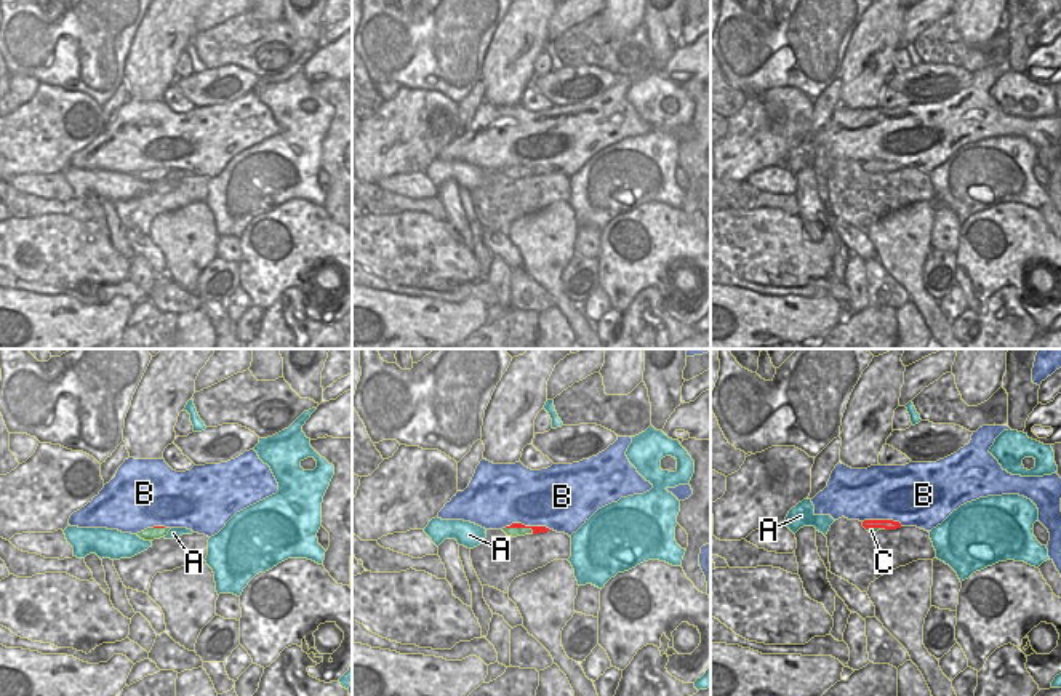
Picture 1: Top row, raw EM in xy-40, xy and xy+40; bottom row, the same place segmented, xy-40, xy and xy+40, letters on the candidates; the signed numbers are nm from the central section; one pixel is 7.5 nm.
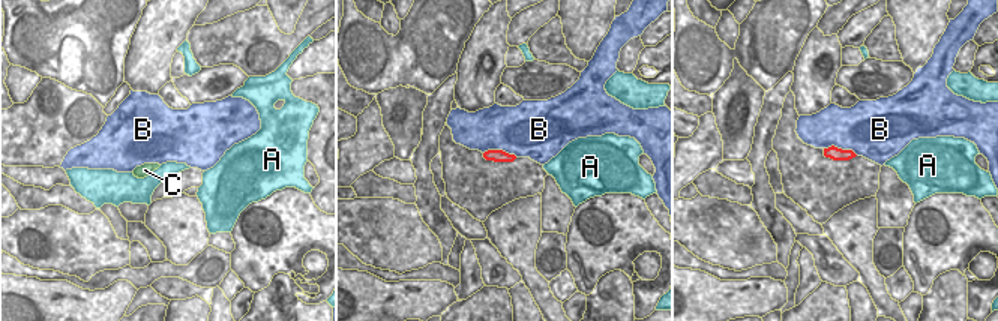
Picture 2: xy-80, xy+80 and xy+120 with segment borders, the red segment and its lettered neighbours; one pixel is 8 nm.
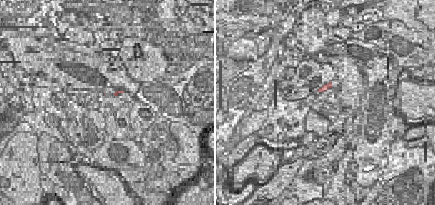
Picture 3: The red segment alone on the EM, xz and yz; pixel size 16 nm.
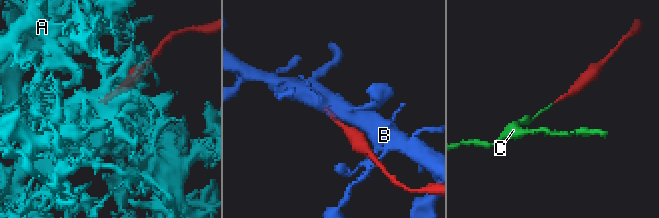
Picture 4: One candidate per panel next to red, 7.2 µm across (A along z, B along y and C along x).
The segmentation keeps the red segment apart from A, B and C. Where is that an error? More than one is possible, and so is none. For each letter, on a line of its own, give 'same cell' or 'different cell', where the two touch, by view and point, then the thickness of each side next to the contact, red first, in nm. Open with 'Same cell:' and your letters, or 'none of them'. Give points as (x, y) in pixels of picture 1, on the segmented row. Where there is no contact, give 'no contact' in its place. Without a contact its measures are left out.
Same cell: C
A: different cell | no contact
B: different cell | xy (527, 527) | 50/440 nm
C: same cell | xy (520, 527) | 50/70 nm

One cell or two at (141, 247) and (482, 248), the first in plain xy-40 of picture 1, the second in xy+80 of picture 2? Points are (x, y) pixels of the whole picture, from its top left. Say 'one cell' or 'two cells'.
two cells

